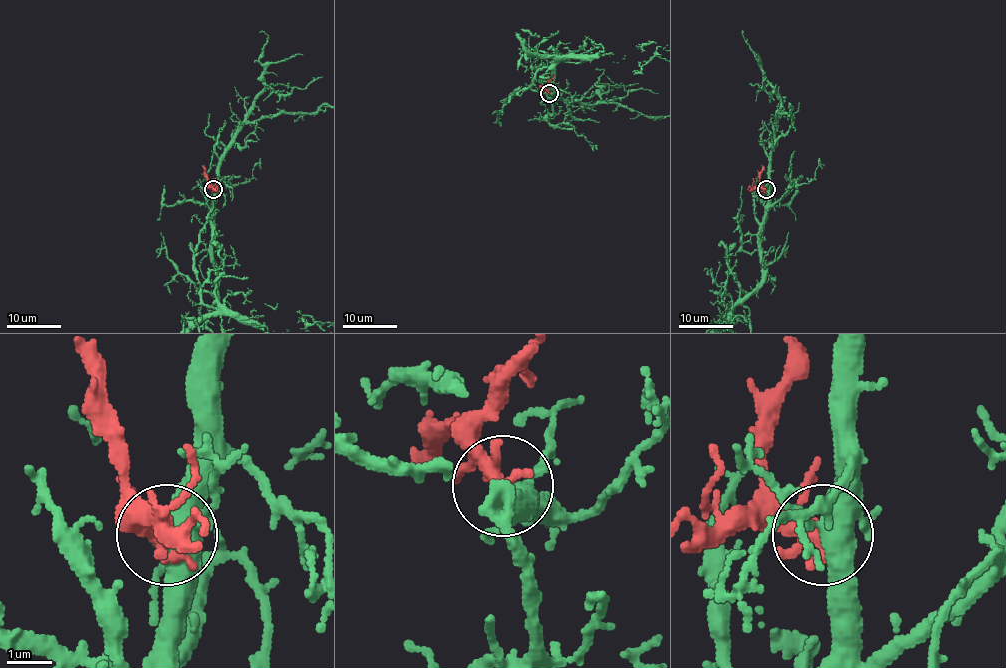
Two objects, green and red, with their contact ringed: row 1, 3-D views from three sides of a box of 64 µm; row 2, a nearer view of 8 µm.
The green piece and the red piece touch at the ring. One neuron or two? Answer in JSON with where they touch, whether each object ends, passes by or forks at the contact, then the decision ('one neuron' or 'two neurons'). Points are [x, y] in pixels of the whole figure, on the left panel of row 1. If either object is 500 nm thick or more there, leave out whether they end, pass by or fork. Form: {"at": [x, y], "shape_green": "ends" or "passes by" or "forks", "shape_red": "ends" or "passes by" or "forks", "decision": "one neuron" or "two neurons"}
{"at": [213, 189], "shape_green": "forks", "shape_red": "passes by", "decision": "one neuron"}

